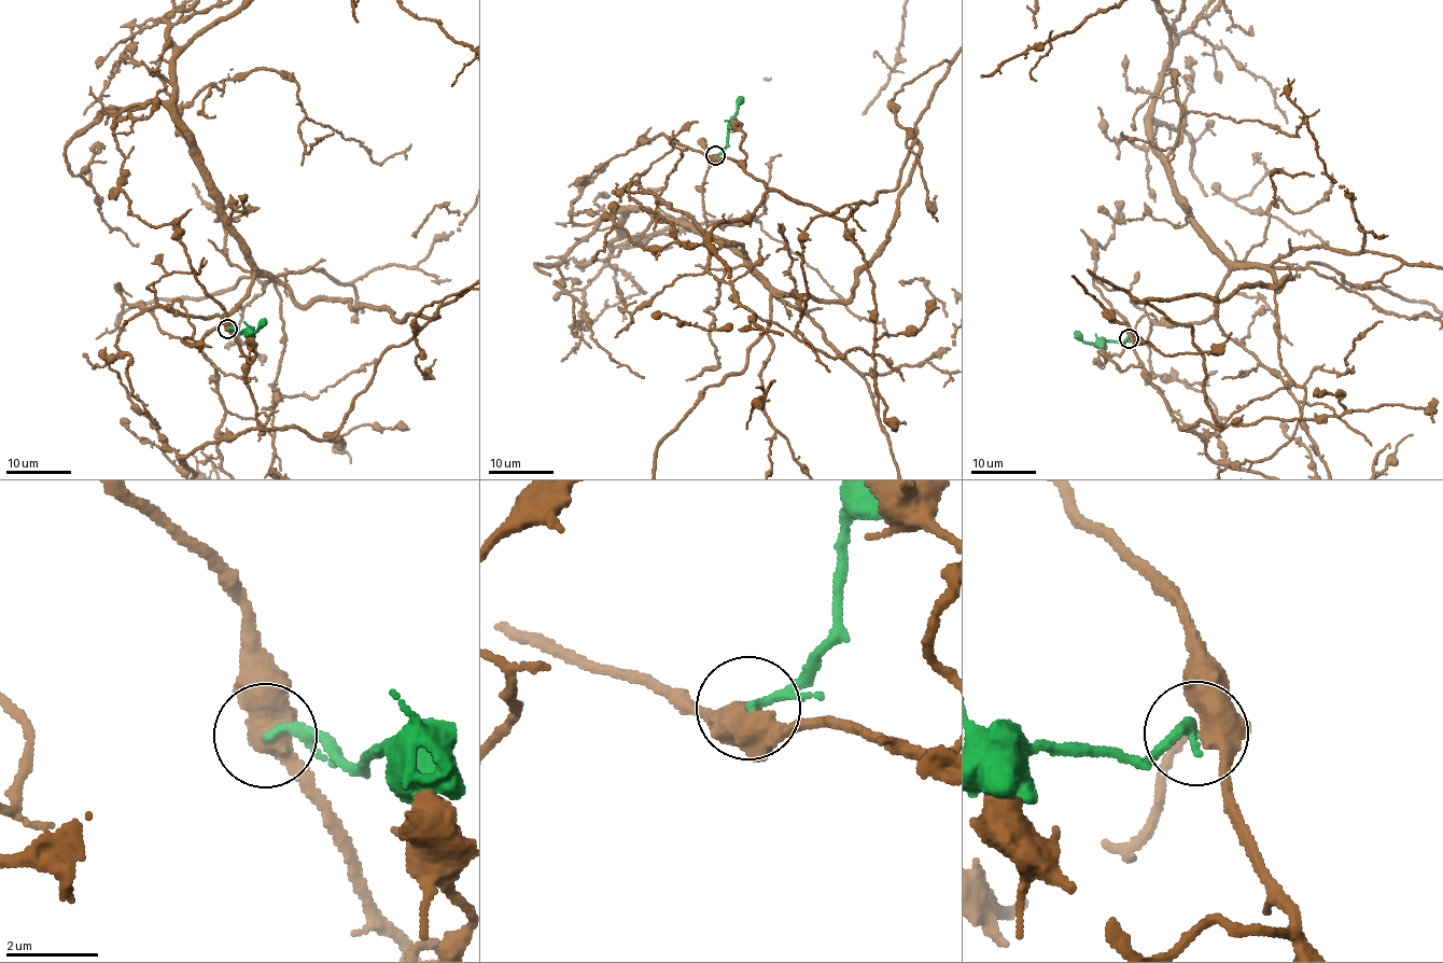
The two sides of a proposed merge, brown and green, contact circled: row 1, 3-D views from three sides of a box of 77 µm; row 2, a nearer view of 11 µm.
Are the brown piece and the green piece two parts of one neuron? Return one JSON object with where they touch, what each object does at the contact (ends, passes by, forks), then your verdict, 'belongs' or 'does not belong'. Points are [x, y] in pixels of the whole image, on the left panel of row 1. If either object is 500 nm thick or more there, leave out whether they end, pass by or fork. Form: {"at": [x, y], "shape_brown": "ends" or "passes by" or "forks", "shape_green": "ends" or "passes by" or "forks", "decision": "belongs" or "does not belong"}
{"at": [227, 329], "decision": "does not belong"}

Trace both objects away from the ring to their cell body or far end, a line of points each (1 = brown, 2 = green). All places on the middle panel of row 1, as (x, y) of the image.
1: (714, 156), (769, 189), (699, 245), (613, 194), (740, 246), (771, 292), (655, 476)
2: (714, 156), (726, 145), (728, 122), (741, 96)

